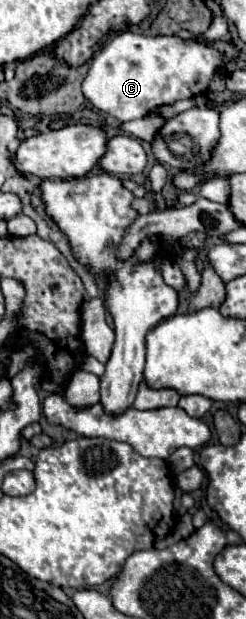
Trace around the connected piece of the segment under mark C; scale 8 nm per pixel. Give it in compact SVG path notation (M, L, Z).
M122 33L112 39L98 57L92 59L90 71L82 83L82 93L86 99L100 111L116 117L118 121L132 121L140 119L150 111L150 107L158 107L158 103L176 103L178 99L192 99L204 95L208 85L212 83L216 73L224 73L226 61L224 55L206 45L206 43L192 43L192 45L176 45L176 37L144 37L134 33Z

